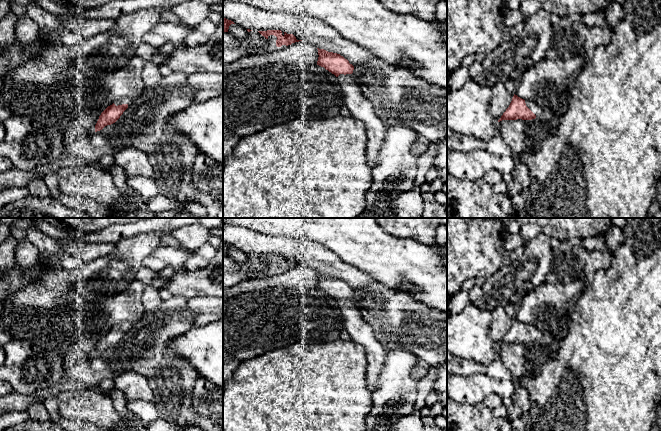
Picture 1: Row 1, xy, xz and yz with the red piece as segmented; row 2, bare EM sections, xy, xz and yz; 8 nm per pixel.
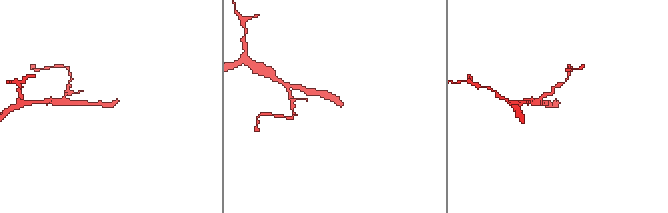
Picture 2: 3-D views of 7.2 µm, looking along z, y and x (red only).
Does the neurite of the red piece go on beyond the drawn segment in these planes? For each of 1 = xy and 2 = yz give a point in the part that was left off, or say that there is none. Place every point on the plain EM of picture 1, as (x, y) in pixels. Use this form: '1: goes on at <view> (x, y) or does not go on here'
1: goes on at xy (127, 324)
2: goes on at yz (542, 338)

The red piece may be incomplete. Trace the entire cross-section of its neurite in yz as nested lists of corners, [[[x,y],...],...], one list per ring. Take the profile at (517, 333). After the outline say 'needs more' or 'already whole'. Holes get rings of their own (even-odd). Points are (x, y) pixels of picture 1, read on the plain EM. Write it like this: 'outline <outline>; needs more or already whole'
outline [[[514,318],[512,325],[506,335],[503,337],[498,346],[502,344],[532,344],[538,343],[540,345],[548,346],[552,341],[553,337],[544,333],[537,327],[524,324]]]; needs more

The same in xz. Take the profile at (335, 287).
outline [[[318,273],[317,289],[324,291],[337,301],[344,318],[345,329],[353,342],[361,344],[366,350],[367,388],[372,393],[378,387],[380,372],[385,364],[386,350],[378,340],[378,335],[362,317],[355,306],[354,290],[337,277]]]; needs more

